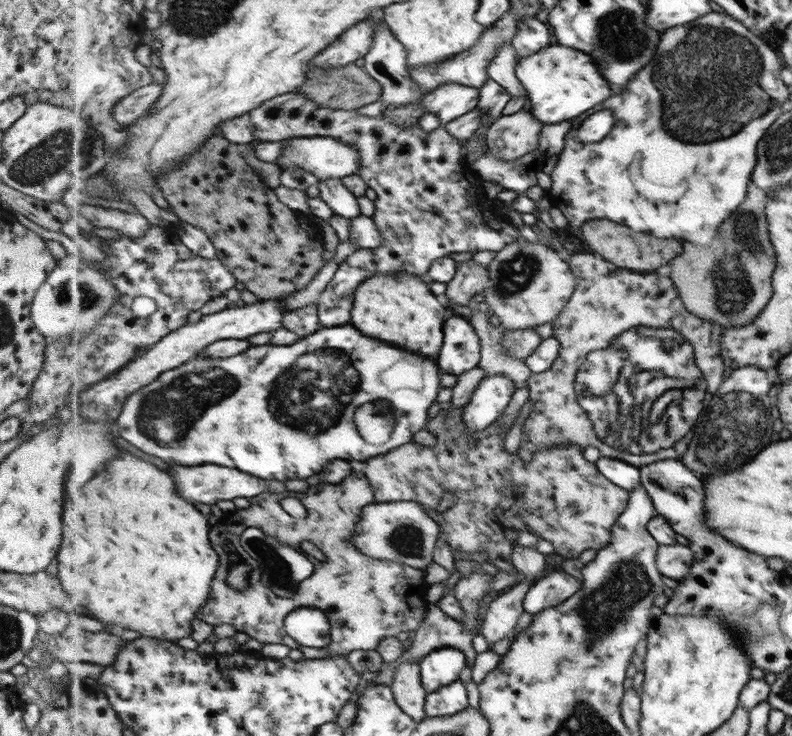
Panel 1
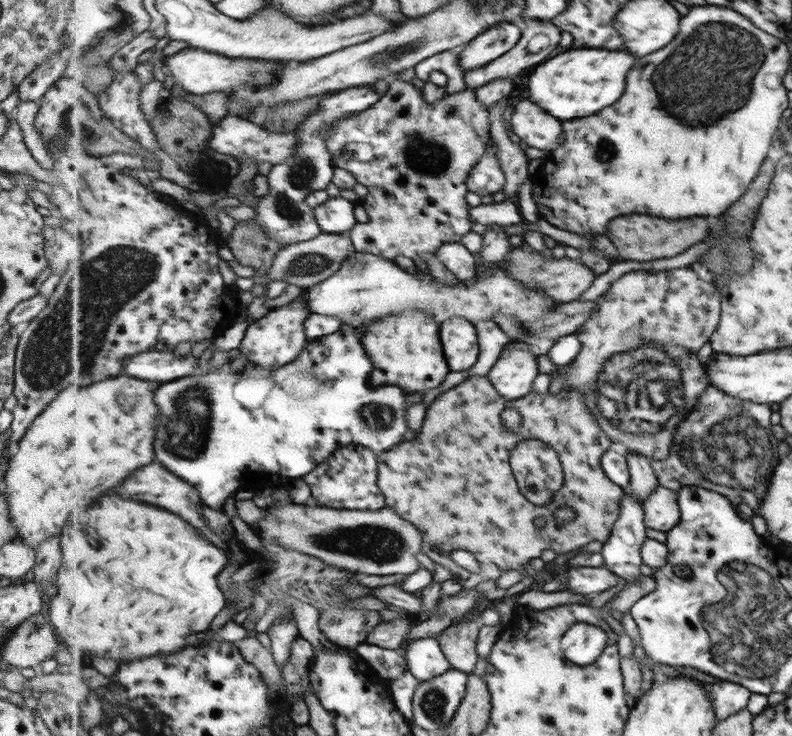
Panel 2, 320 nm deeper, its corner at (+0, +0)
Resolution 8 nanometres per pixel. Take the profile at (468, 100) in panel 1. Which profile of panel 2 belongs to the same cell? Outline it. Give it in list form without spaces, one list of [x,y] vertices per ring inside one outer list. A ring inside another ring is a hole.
[[[490,140],[487,152],[480,163],[474,167],[468,178],[470,191],[480,196],[489,196],[501,190],[506,185],[506,174],[503,172],[497,156],[494,141]]]

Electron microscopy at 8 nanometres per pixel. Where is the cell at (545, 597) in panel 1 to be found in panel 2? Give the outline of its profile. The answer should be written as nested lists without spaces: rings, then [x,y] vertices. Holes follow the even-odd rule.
[[[569,567],[568,585],[565,590],[575,594],[593,594],[605,592],[619,584],[619,575],[611,572],[607,567]]]

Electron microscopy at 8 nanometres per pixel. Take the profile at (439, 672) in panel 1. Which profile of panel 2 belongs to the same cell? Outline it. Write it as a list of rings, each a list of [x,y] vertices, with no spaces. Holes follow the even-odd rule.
[[[437,636],[409,641],[404,656],[408,662],[408,670],[420,681],[429,680],[452,668]]]

